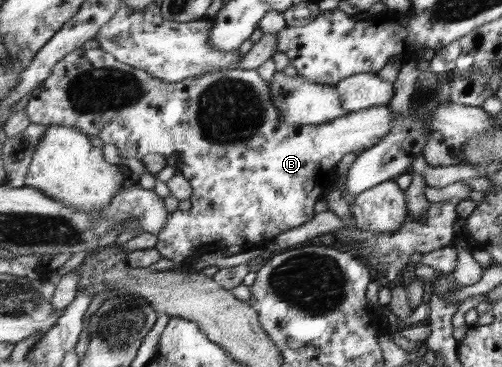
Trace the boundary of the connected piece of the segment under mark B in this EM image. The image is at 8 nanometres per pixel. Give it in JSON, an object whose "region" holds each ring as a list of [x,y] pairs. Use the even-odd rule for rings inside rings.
{"region":[[[79,48],[65,55],[51,71],[49,78],[44,80],[34,91],[32,97],[29,97],[25,113],[29,115],[31,123],[42,125],[65,125],[77,127],[83,134],[89,134],[92,137],[100,138],[104,145],[113,144],[119,150],[119,156],[125,159],[136,158],[141,161],[143,156],[147,154],[161,154],[169,158],[171,154],[179,153],[178,162],[183,169],[183,177],[191,184],[192,196],[189,198],[192,208],[189,212],[177,211],[175,214],[167,216],[163,229],[157,235],[158,241],[155,248],[164,258],[169,258],[175,262],[175,271],[183,271],[189,269],[192,261],[198,256],[205,253],[223,252],[229,246],[260,246],[264,242],[273,240],[286,230],[297,228],[308,222],[314,216],[315,202],[321,196],[321,192],[329,187],[329,180],[333,176],[333,170],[337,166],[337,162],[343,158],[343,154],[364,152],[379,145],[384,136],[391,134],[393,129],[393,109],[390,103],[369,107],[367,109],[358,110],[357,112],[347,113],[331,122],[323,124],[289,124],[281,119],[281,112],[277,110],[277,106],[271,102],[271,90],[268,81],[263,79],[256,70],[241,70],[241,68],[225,69],[216,71],[193,78],[186,78],[181,82],[163,82],[155,78],[151,74],[147,74],[146,70],[139,70],[138,67],[129,66],[127,63],[121,62],[110,52],[98,48]]]}

